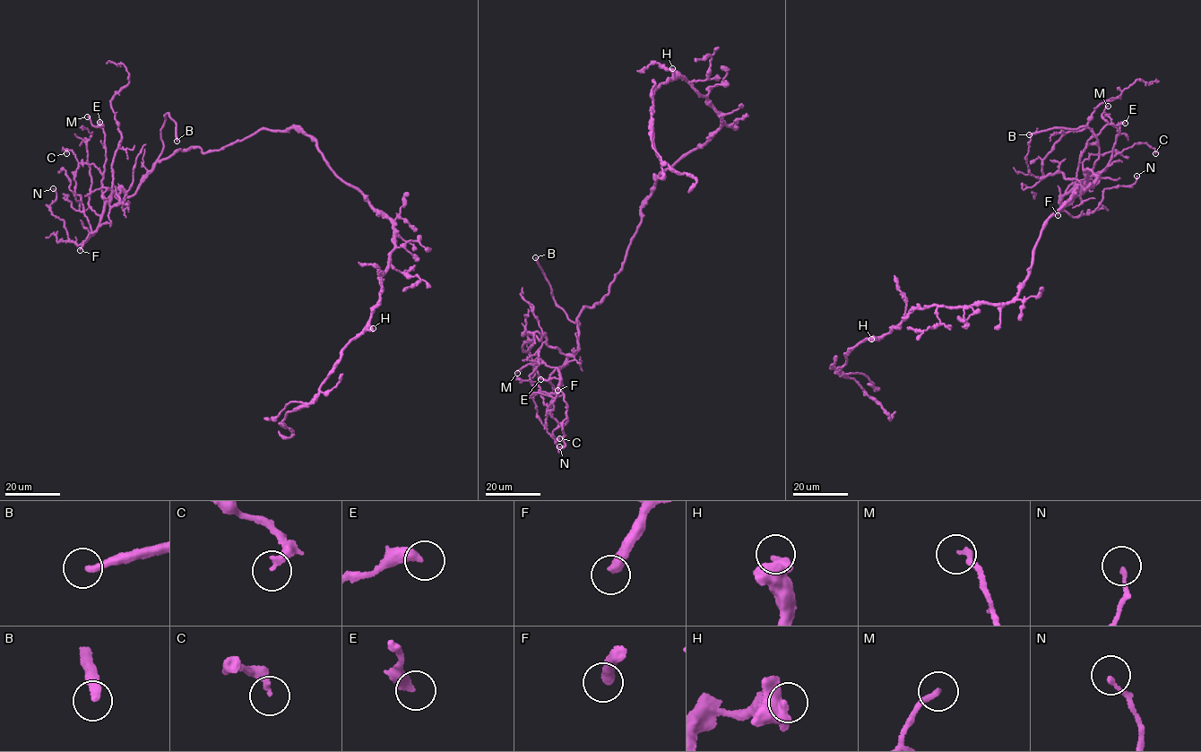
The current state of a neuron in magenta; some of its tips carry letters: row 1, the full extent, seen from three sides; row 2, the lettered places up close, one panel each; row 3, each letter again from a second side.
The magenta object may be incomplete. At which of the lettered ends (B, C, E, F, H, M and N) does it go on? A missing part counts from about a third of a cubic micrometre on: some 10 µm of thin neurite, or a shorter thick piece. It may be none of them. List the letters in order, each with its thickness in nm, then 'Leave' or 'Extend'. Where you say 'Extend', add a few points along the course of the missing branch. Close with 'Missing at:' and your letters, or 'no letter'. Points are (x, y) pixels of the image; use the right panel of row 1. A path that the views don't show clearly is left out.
B: Thickness 280 nm. Extend
C: Thickness 300 nm. Leave
E: Thickness 420 nm. Leave
F: Thickness 400 nm. Extend
H: Thickness 500 nm. Leave
M: Thickness 220 nm. Leave
N: Thickness 150 nm. Leave
Missing at: B, F

